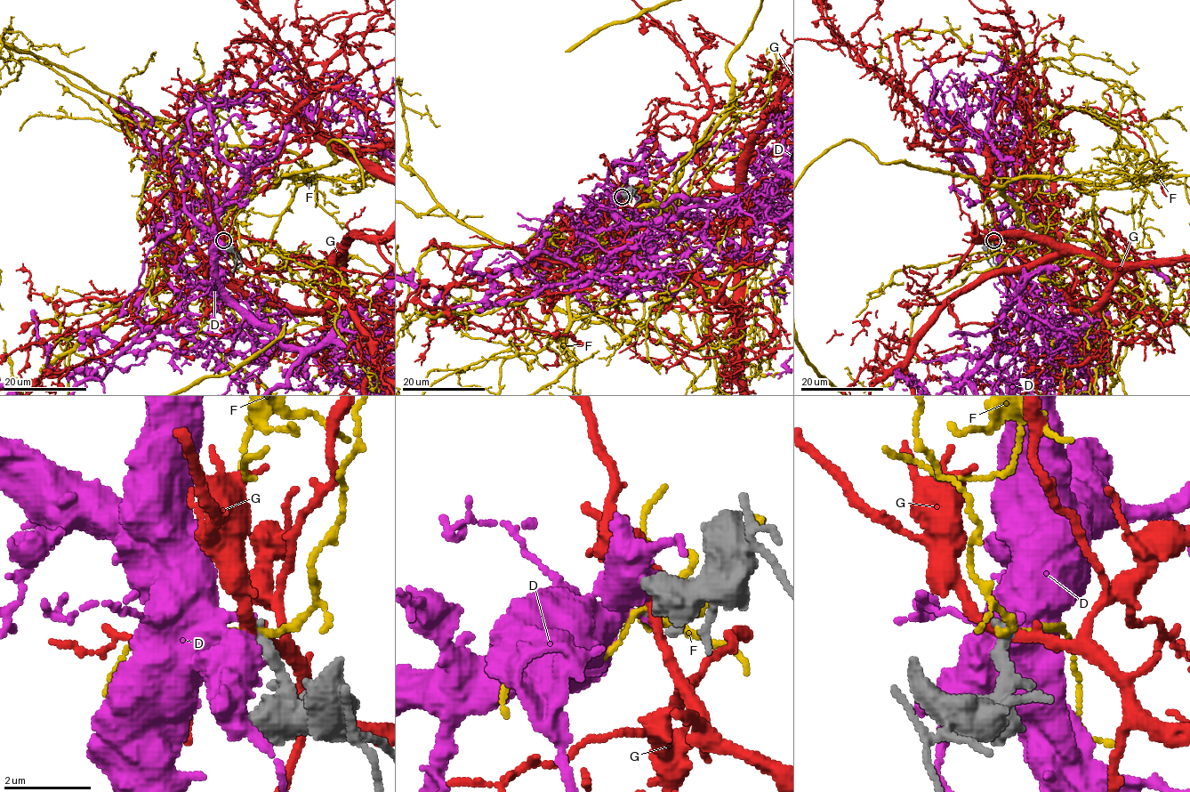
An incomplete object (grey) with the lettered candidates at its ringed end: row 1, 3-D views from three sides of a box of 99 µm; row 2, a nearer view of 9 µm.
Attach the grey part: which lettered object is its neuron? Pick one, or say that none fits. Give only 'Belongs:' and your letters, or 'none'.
Belongs: D

